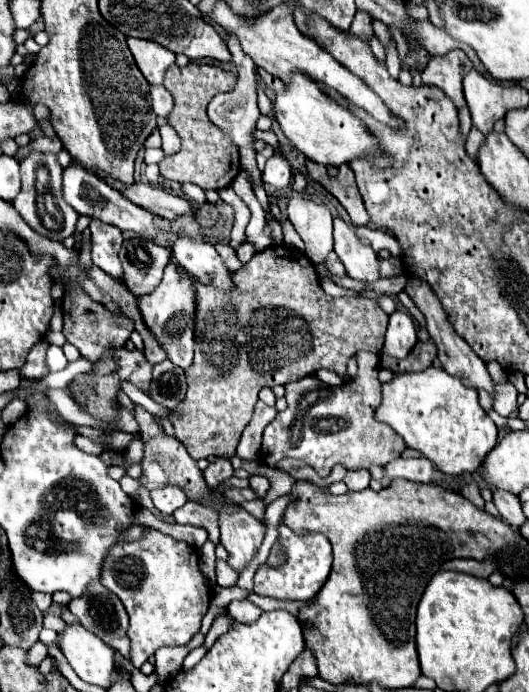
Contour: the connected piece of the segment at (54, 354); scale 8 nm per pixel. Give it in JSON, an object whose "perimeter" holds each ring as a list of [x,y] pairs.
{"perimeter":[[[50,345],[46,351],[46,365],[50,371],[62,371],[66,367],[66,357],[62,353],[62,347],[58,345]]]}

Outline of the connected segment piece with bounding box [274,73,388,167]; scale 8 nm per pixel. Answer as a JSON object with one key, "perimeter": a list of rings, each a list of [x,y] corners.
{"perimeter":[[[294,73],[284,91],[276,95],[274,117],[288,141],[314,163],[340,165],[364,155],[370,157],[376,167],[384,167],[388,163],[386,157],[380,153],[378,141],[370,137],[368,129],[364,129],[364,123],[348,113],[346,107],[324,95],[310,77],[304,77],[304,73]]]}

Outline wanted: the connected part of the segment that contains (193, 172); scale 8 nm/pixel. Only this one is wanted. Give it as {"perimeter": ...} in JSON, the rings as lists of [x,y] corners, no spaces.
{"perimeter":[[[190,63],[186,67],[172,65],[166,71],[164,87],[172,93],[176,103],[172,113],[168,115],[168,123],[182,137],[182,149],[176,155],[166,155],[166,159],[160,163],[160,175],[164,179],[178,183],[194,183],[204,191],[206,189],[218,191],[228,187],[240,173],[236,147],[206,115],[206,107],[212,101],[212,97],[222,91],[232,91],[234,85],[236,85],[236,75],[216,65],[200,65],[200,63]]]}

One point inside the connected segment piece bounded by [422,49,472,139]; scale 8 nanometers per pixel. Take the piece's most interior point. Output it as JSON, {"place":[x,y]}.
{"place":[446,72]}

